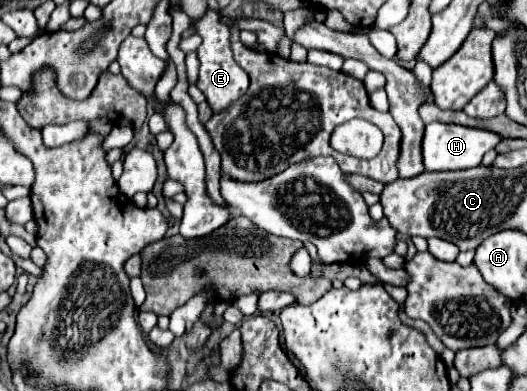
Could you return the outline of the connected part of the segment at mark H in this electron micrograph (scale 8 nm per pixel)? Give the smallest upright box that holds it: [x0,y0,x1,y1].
[422,122,502,172]

